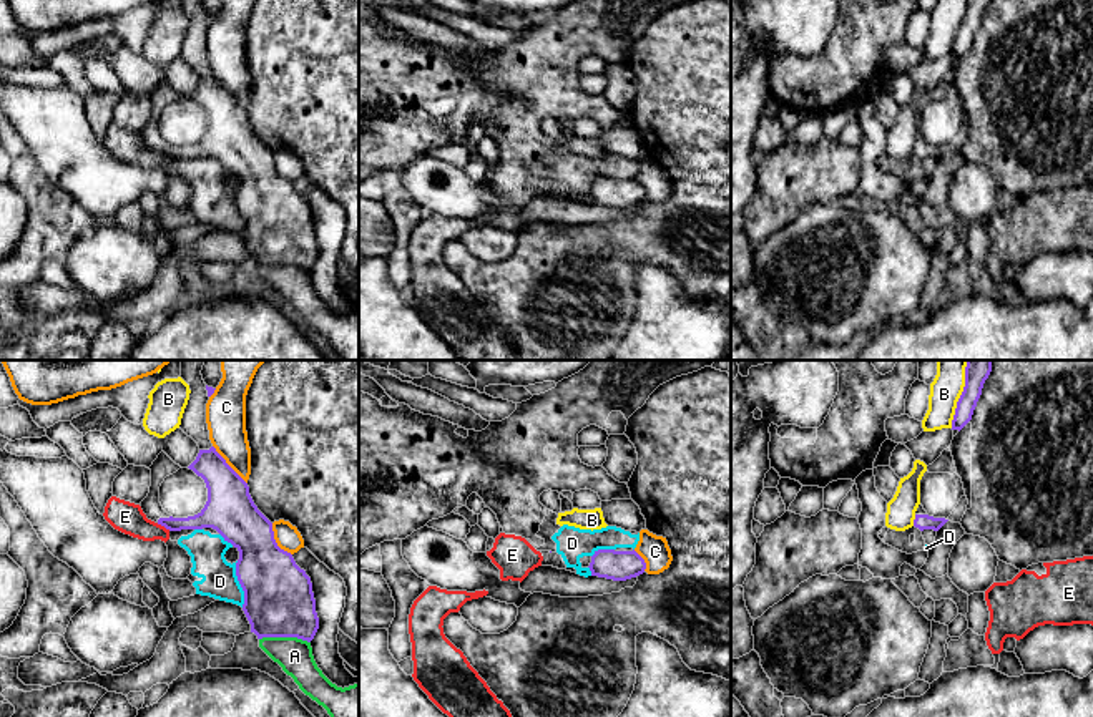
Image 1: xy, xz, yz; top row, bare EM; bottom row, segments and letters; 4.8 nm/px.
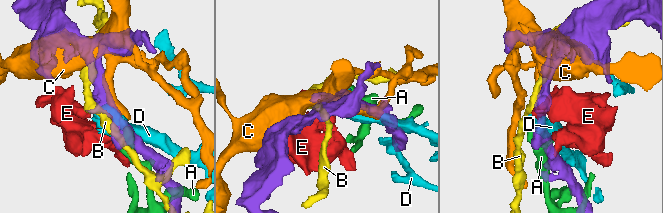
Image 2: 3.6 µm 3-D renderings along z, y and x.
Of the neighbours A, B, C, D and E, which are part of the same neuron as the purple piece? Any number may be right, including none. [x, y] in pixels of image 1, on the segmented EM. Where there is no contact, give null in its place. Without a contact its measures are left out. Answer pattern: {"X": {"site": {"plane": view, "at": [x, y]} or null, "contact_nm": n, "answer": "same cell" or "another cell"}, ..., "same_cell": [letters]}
{"A": {"site": {"plane": "xy", "at": [284, 636]}, "contact_nm": 240, "answer": "another cell"}, "B": {"site": {"plane": "yz", "at": [962, 394]}, "contact_nm": 340, "answer": "another cell"}, "C": {"site": {"plane": "xy", "at": [228, 465]}, "contact_nm": 260, "answer": "another cell"}, "D": {"site": {"plane": "xy", "at": [240, 583]}, "contact_nm": 220, "answer": "another cell"}, "E": {"site": {"plane": "xy", "at": [163, 525]}, "contact_nm": 80, "answer": "another cell"}, "same_cell": []}

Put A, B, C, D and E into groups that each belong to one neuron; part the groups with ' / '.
A / B / C / D E

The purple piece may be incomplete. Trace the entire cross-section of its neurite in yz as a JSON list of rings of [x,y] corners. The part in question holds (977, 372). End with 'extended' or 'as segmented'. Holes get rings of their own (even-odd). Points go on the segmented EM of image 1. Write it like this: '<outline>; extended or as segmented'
[[[967,360],[965,387],[957,402],[952,430],[960,432],[972,420],[977,402],[982,395],[983,383],[988,378],[990,372],[992,360]]]; as segmented

